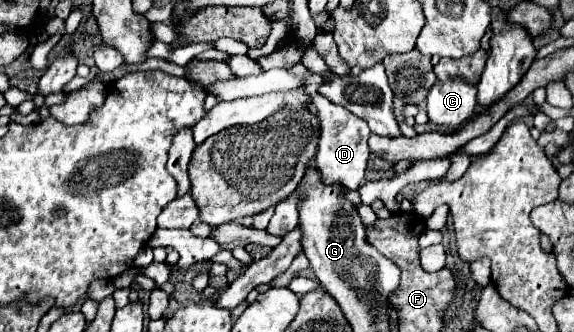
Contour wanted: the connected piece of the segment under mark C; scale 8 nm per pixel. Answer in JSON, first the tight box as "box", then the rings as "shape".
{"box":[426,77,476,127],"shape":[[[462,77],[436,81],[426,99],[426,111],[432,123],[446,127],[464,125],[476,109],[476,85]]]}

